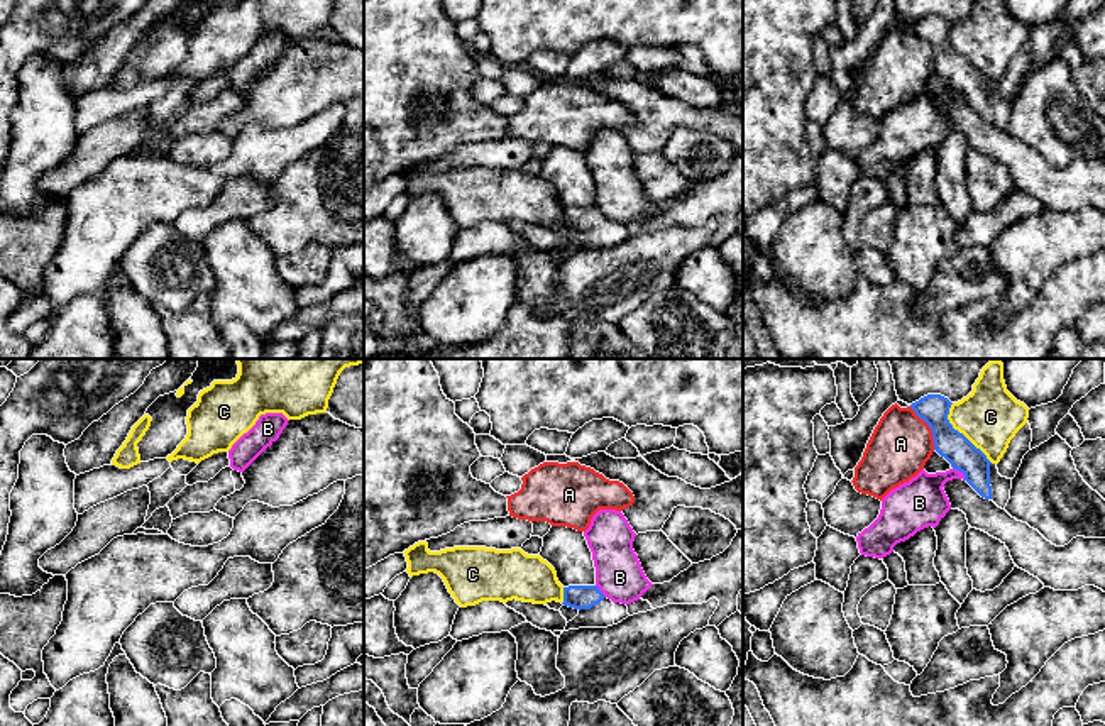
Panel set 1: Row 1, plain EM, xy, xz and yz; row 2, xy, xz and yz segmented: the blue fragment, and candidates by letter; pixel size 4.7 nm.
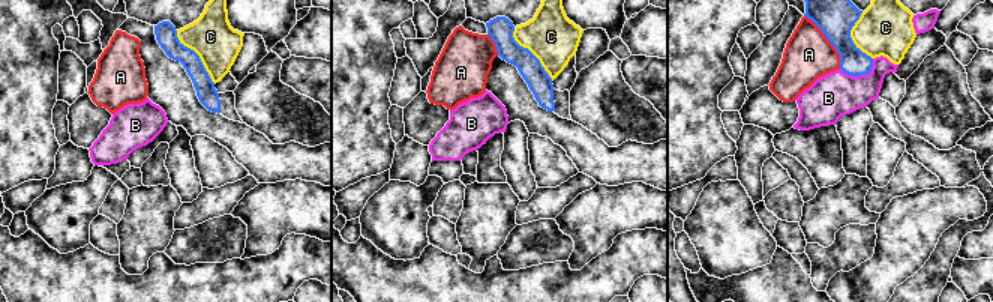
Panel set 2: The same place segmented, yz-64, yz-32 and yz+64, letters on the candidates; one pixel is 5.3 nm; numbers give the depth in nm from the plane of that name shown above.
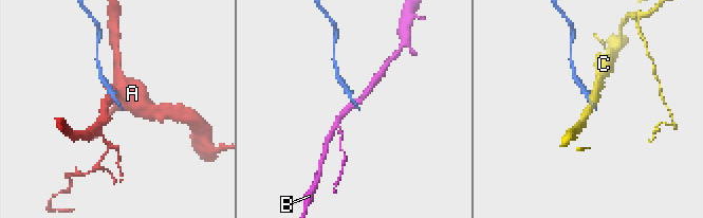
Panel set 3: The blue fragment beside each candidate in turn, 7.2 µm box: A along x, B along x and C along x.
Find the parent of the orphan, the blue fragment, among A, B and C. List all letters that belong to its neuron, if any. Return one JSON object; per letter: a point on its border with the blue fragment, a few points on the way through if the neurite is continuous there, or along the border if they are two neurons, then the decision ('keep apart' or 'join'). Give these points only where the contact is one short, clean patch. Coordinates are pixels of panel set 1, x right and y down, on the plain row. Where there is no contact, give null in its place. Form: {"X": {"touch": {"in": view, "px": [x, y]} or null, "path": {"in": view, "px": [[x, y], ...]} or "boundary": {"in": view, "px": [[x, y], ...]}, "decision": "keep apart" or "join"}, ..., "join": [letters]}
{"A": {"touch": {"in": "yz", "px": [929, 48]}, "decision": "keep apart"}, "B": {"touch": {"in": "yz", "px": [962, 92]}, "boundary": {"in": "yz", "px": [[953, 88], [965, 100]]}, "decision": "keep apart"}, "C": {"touch": {"in": "yz", "px": [962, 54]}, "decision": "keep apart"}, "join": []}

